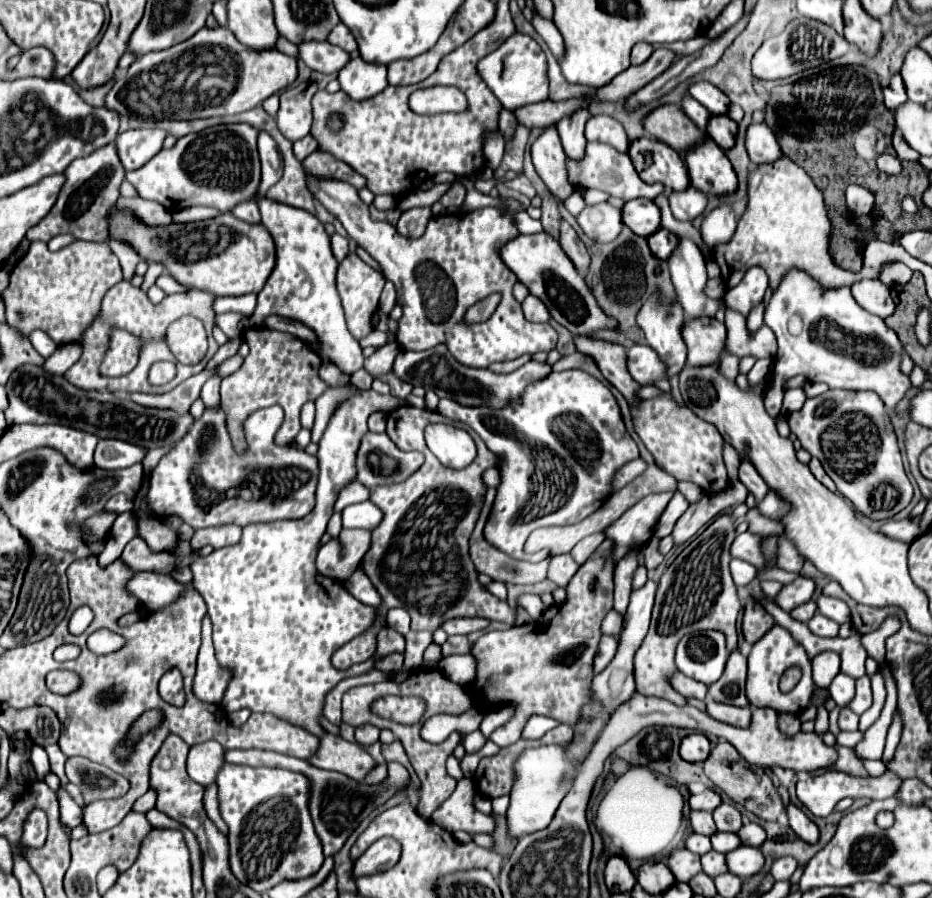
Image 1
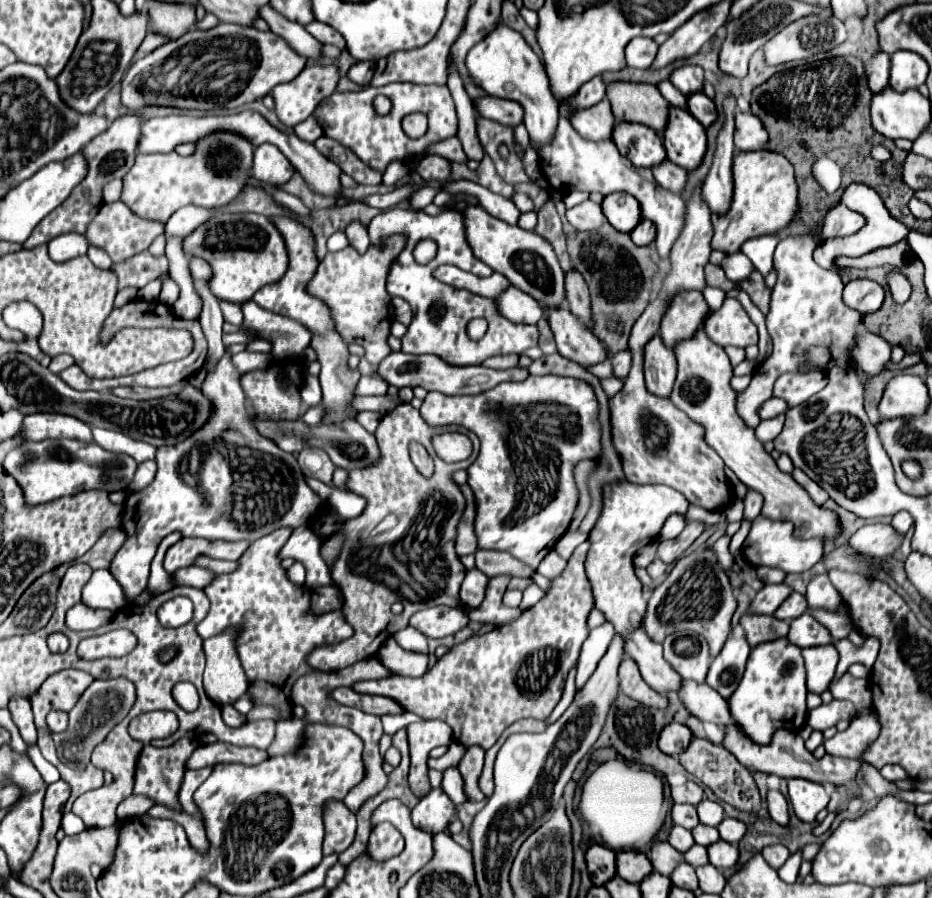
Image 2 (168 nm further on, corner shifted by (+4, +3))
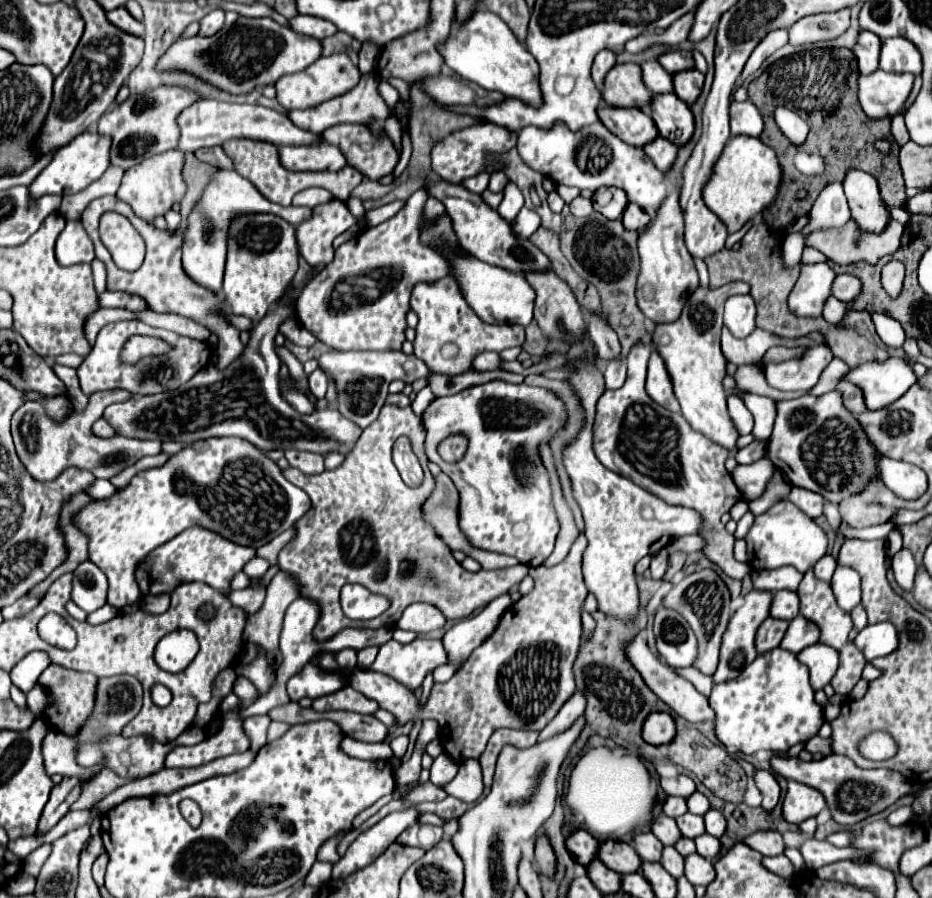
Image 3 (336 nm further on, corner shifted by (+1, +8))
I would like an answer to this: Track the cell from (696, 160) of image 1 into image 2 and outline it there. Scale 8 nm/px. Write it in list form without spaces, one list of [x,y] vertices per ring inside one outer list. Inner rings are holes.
[[[672,107],[670,111],[672,119],[668,123],[668,131],[664,131],[666,155],[674,165],[686,171],[694,171],[702,165],[706,155],[706,129],[688,111]]]

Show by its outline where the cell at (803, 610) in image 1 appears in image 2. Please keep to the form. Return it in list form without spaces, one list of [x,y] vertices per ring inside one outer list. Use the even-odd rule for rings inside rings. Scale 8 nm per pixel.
[[[792,593],[780,607],[778,611],[774,613],[778,619],[784,619],[784,621],[792,621],[796,617],[800,617],[804,611],[808,609],[808,603],[806,603],[806,597],[800,595],[800,593]]]

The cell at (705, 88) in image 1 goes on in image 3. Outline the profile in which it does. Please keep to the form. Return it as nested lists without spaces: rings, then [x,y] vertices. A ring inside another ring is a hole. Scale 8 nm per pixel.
[[[667,50],[663,52],[657,62],[661,62],[661,66],[669,72],[669,74],[675,74],[679,70],[689,70],[689,68],[695,68],[695,62],[693,62],[693,56],[691,52],[687,50]]]

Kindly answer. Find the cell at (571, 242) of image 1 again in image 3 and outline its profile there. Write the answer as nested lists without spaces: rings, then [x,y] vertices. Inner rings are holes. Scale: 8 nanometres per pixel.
[[[589,314],[587,316],[587,332],[589,332],[589,338],[595,344],[597,356],[601,360],[619,360],[621,358],[619,338],[605,320],[601,320],[595,314]]]

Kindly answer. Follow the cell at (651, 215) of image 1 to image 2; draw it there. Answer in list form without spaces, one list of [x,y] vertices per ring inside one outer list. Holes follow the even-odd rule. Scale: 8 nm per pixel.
[[[628,193],[606,195],[604,201],[602,201],[602,207],[604,207],[606,219],[618,231],[630,233],[642,221],[640,203],[632,195],[628,195]]]

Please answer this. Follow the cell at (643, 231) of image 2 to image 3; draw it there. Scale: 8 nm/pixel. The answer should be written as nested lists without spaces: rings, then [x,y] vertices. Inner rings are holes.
[[[629,202],[623,210],[623,216],[621,216],[621,222],[623,226],[627,226],[627,230],[643,230],[647,224],[649,224],[651,216],[645,214],[637,204]]]

